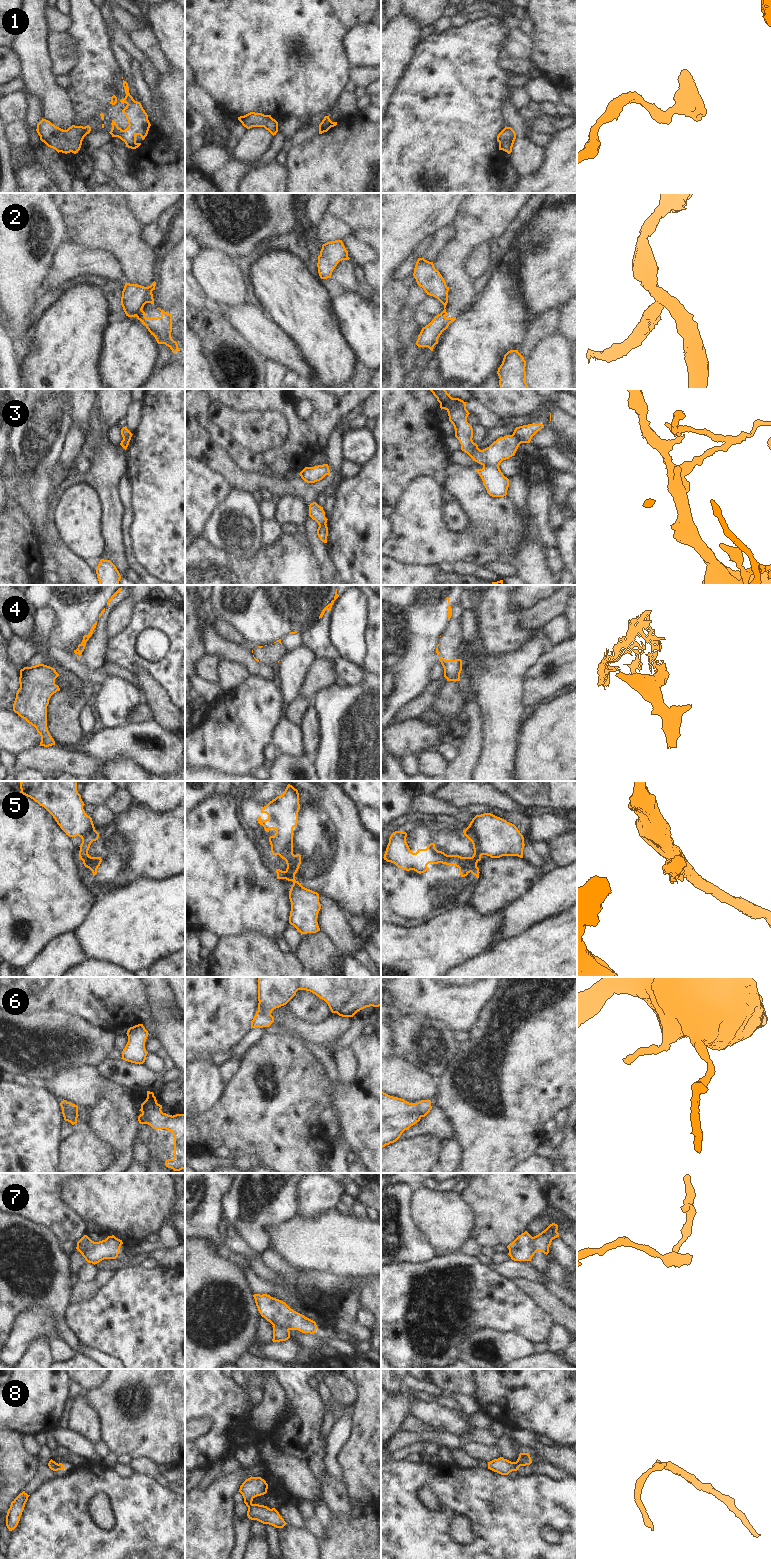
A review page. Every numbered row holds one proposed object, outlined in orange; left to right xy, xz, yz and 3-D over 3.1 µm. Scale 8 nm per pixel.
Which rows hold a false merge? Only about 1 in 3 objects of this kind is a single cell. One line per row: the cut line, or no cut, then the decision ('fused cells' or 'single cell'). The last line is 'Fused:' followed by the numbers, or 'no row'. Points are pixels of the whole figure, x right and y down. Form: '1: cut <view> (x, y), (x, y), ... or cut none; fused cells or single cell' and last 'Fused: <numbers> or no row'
1: cut none; single cell
2: cut xy (147, 287), (145, 302); fused cells
3: cut yz (512, 434), (521, 442); fused cells
4: cut xy (85, 642), (81, 644); fused cells
5: cut xy (92, 857), (83, 861); fused cells
6: cut yz (416, 1103), (417, 1110), (421, 1116); fused cells
7: cut xy (86, 1235), (86, 1245), (80, 1252); fused cells
8: cut xz (251, 1503), (248, 1507); fused cells
Fused: 2, 3, 4, 5, 6, 7, 8

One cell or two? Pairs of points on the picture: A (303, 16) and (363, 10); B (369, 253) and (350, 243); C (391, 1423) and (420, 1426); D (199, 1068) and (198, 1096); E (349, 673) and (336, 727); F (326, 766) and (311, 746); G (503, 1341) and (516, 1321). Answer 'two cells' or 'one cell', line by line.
A: two cells
B: one cell
C: two cells
D: one cell
E: two cells
F: two cells
G: two cells

